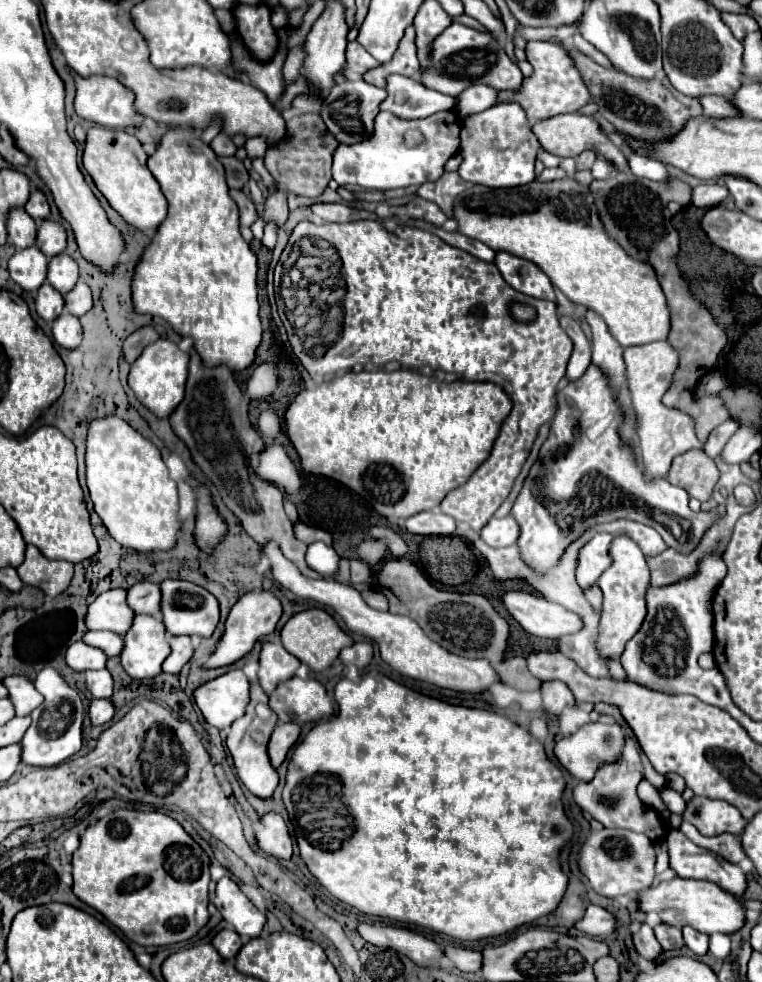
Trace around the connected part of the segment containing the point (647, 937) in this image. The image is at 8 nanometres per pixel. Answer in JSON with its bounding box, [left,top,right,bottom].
[634,924,662,964]

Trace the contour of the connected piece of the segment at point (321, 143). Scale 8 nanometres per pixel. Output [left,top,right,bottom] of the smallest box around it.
[264,112,338,226]

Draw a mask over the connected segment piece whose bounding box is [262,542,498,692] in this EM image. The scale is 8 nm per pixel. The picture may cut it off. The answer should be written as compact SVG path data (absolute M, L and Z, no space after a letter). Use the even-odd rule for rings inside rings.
M266 542L262 546L262 554L270 560L270 570L272 570L272 578L286 590L290 590L294 596L304 598L304 600L314 600L322 606L330 606L330 610L344 622L346 630L358 636L364 636L368 640L374 640L378 644L380 656L386 664L390 664L396 672L400 672L402 676L414 678L414 680L422 680L440 688L452 688L452 690L460 690L460 692L482 692L486 690L490 684L498 682L496 672L492 670L490 662L482 660L482 658L462 658L458 654L450 654L446 648L438 646L438 642L434 642L432 638L428 638L424 634L424 630L408 616L396 616L390 612L380 612L370 608L364 598L360 596L358 590L332 582L332 580L312 580L306 578L304 574L300 574L298 566L294 566L282 552L280 546L276 542Z

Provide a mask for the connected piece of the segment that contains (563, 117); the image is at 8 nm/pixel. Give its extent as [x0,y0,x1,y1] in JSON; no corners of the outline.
[532,114,628,170]

